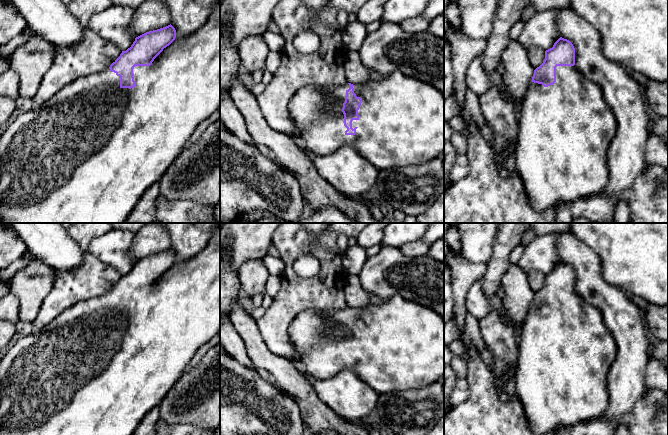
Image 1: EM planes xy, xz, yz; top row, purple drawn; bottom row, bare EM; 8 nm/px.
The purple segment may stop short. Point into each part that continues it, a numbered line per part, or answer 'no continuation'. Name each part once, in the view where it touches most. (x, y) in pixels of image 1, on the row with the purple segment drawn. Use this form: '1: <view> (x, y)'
1: xz (401, 120)

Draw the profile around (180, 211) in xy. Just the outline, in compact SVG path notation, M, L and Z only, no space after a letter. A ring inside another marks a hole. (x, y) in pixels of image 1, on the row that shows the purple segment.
M192 200L157 205L157 223L215 223L214 207Z

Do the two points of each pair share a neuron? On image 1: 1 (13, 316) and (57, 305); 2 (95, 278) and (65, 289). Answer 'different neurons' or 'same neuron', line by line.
1: different neurons
2: same neuron

